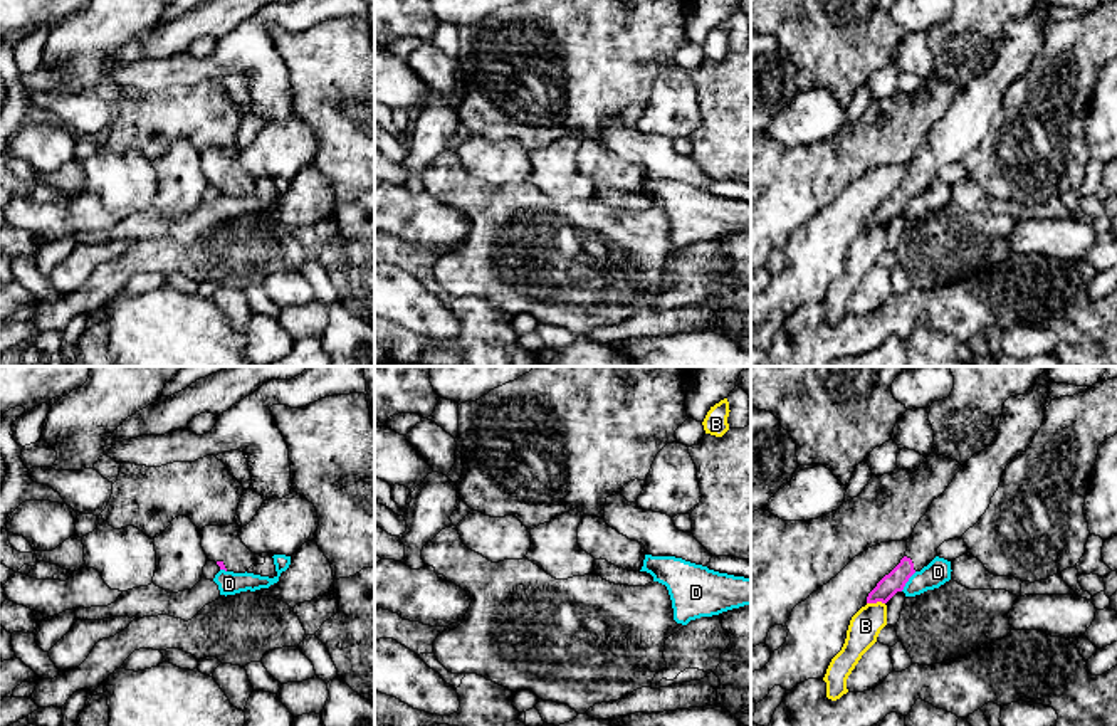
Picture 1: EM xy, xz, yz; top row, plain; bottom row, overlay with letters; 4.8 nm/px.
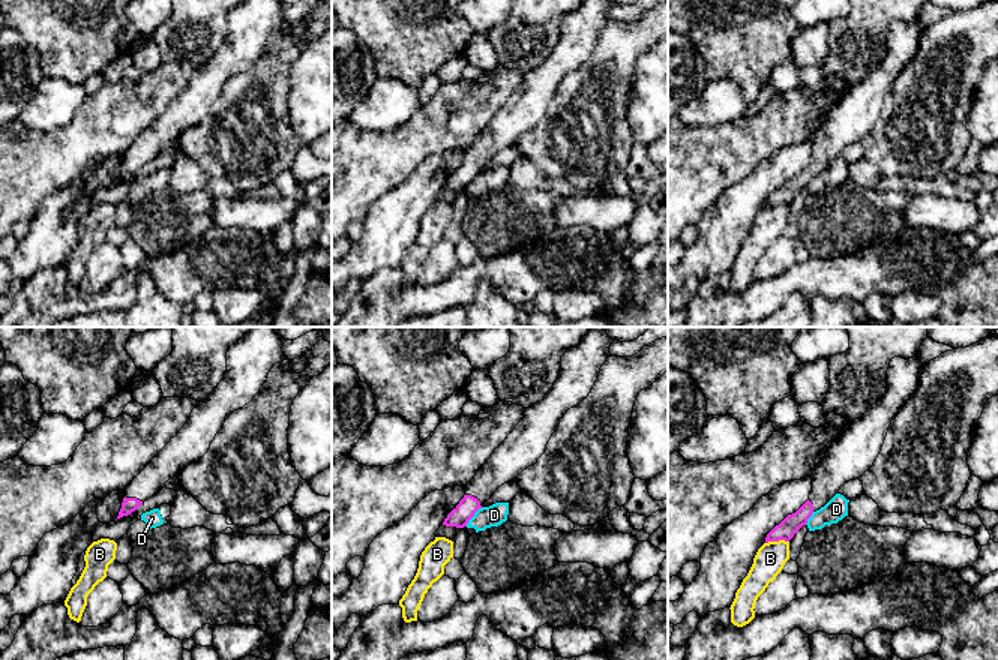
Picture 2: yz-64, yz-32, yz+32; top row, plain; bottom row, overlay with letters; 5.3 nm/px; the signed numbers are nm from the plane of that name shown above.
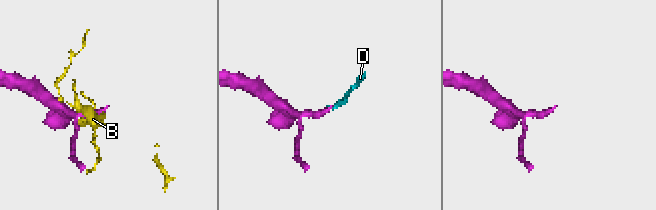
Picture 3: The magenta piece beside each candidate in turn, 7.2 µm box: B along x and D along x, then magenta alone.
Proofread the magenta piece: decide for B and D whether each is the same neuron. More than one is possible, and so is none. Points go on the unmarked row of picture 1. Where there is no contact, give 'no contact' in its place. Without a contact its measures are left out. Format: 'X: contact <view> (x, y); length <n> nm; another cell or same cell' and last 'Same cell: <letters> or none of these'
B: contact yz (875, 226); length 90 nm; another cell
D: contact yz (907, 204); length 120 nm; another cell
Same cell: none of these

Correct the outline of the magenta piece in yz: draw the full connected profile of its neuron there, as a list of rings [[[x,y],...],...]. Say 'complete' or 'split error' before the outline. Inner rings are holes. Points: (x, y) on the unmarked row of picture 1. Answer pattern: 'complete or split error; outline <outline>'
split error; outline [[[1038,0],[1025,18],[1004,25],[994,64],[974,77],[956,97],[947,113],[932,124],[907,165],[905,180],[868,217],[867,227],[887,227],[902,215],[909,202],[927,190],[937,171],[961,161],[973,151],[991,128],[1006,89],[1031,67],[1038,57],[1045,34],[1051,27],[1048,12],[1053,5]]]

